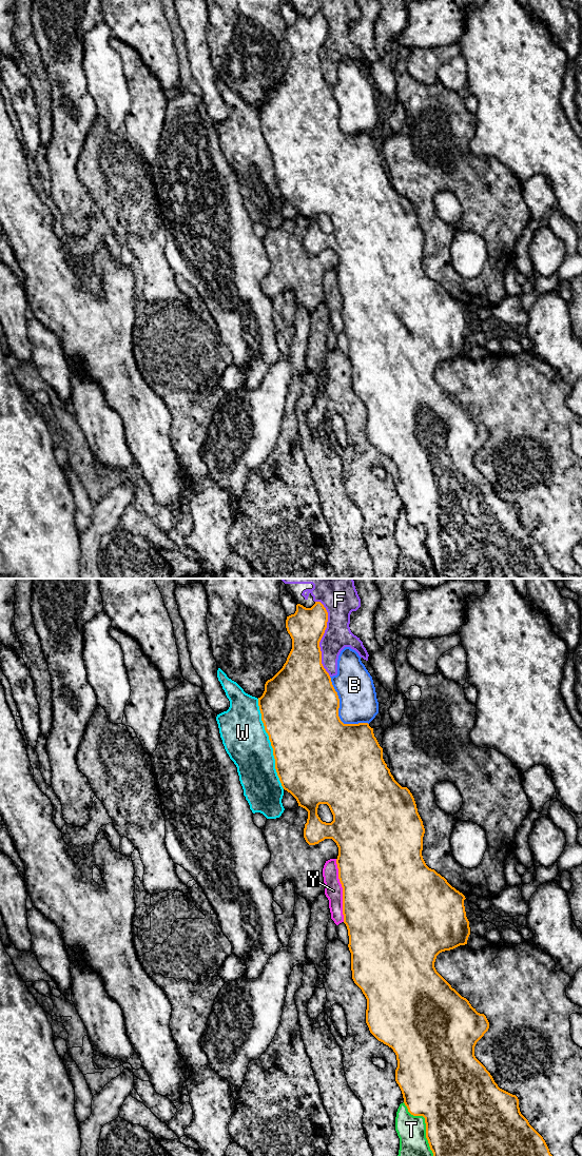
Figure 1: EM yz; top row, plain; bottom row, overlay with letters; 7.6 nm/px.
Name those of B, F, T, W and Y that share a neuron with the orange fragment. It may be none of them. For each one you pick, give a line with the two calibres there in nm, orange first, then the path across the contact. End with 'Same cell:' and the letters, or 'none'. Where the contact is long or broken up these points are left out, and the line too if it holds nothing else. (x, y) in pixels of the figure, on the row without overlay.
Same cell: none

